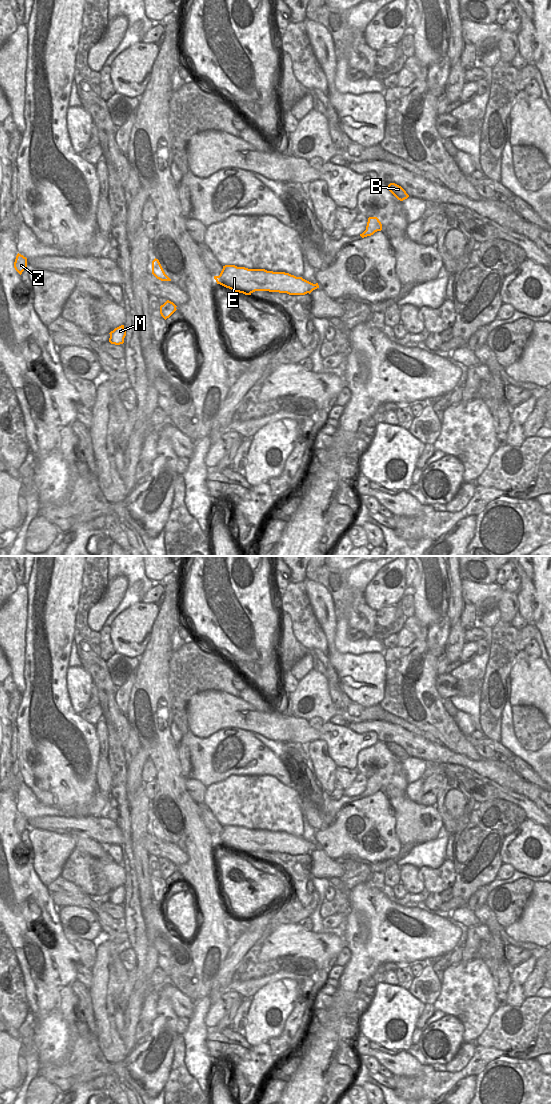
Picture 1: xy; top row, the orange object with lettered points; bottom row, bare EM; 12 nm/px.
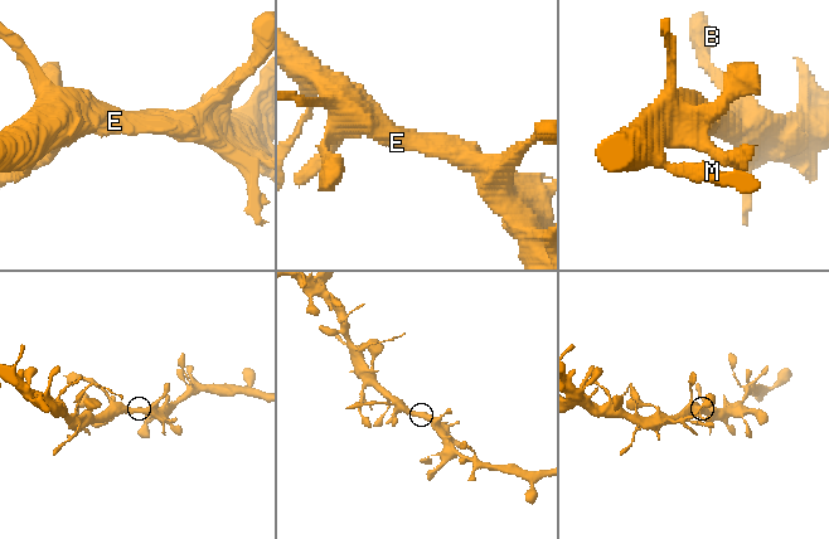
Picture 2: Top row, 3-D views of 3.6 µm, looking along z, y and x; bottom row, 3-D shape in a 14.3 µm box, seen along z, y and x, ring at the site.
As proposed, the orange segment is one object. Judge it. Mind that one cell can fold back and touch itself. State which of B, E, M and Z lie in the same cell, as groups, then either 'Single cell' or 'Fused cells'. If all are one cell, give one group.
Groups: B E M Z. Single cell.

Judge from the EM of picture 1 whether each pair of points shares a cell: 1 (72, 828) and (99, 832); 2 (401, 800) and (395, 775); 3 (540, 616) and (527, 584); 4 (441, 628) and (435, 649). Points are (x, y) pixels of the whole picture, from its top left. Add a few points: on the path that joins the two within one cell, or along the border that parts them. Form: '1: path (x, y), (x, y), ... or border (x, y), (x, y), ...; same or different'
1: path (79, 828), (92, 828); same
2: border (382, 788), (392, 784), (404, 791); different
3: border (531, 579), (534, 585), (532, 621); different
4: path (438, 633), (435, 644); same

